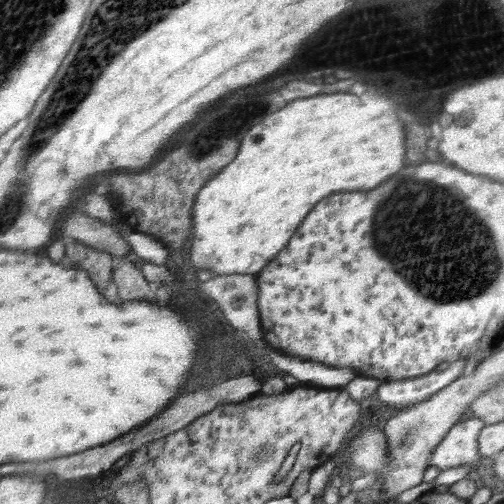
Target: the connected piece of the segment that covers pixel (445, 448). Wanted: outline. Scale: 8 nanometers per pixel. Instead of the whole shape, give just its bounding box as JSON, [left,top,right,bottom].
[431,418,486,470]

